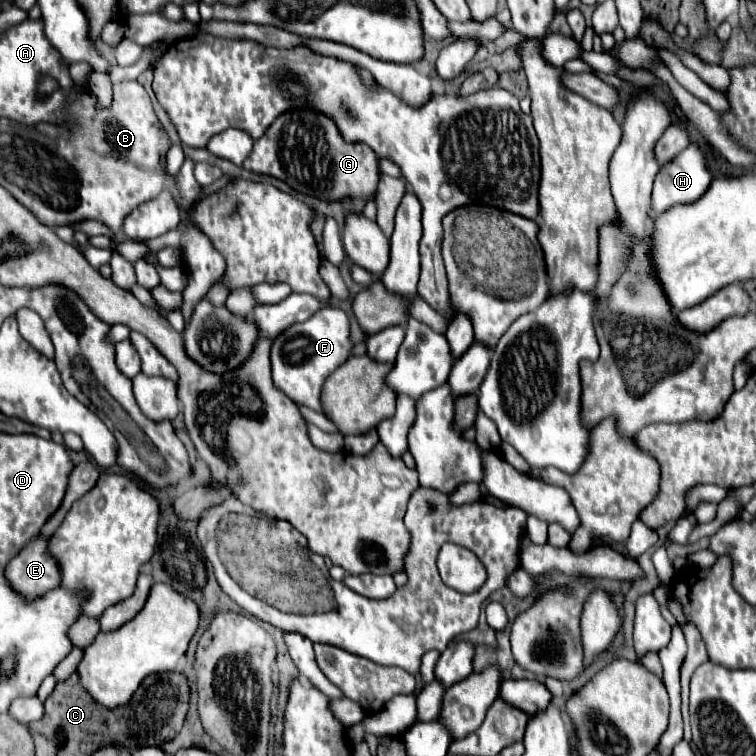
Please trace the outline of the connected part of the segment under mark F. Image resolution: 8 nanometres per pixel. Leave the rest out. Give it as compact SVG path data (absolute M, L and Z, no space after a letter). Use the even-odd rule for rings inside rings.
M324 308L302 324L286 328L272 346L272 380L274 384L296 404L308 406L322 412L322 386L326 378L342 366L352 352L354 344L350 340L350 320L340 308Z

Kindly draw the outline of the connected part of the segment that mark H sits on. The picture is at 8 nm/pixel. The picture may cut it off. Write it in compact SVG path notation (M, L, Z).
M690 144L682 154L678 154L672 162L668 162L660 168L656 182L654 182L654 192L652 192L654 214L658 216L658 214L670 210L672 206L696 202L708 190L710 182L712 182L712 170L706 160L706 154L696 144Z

